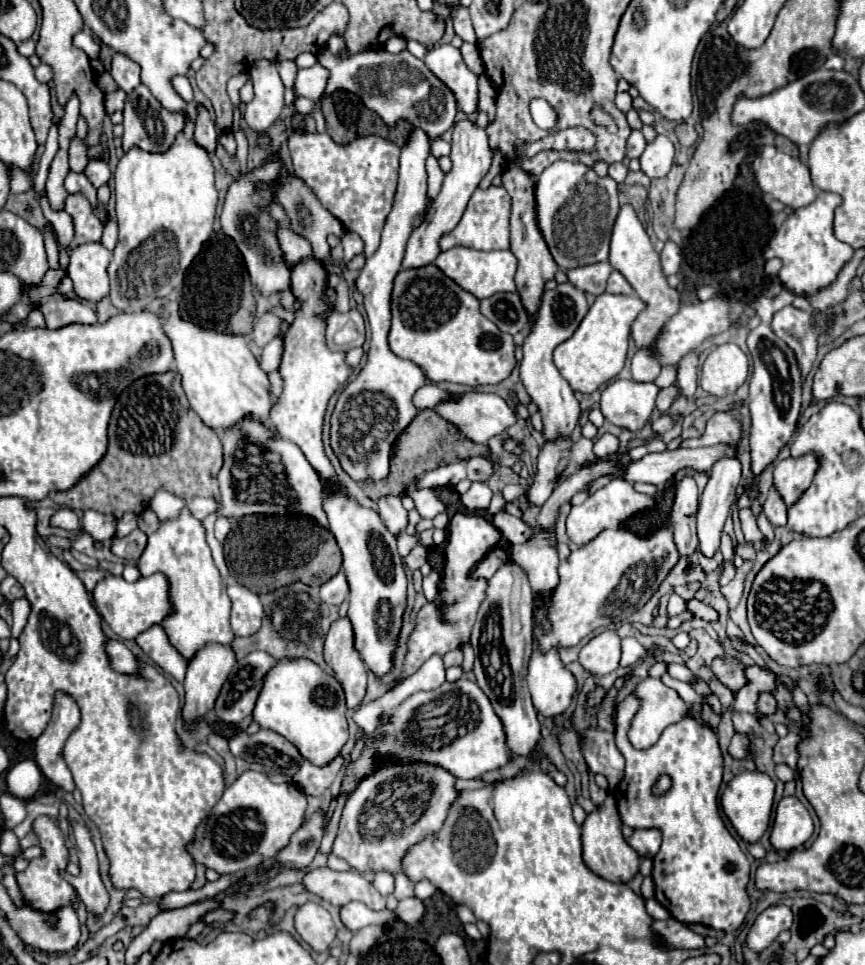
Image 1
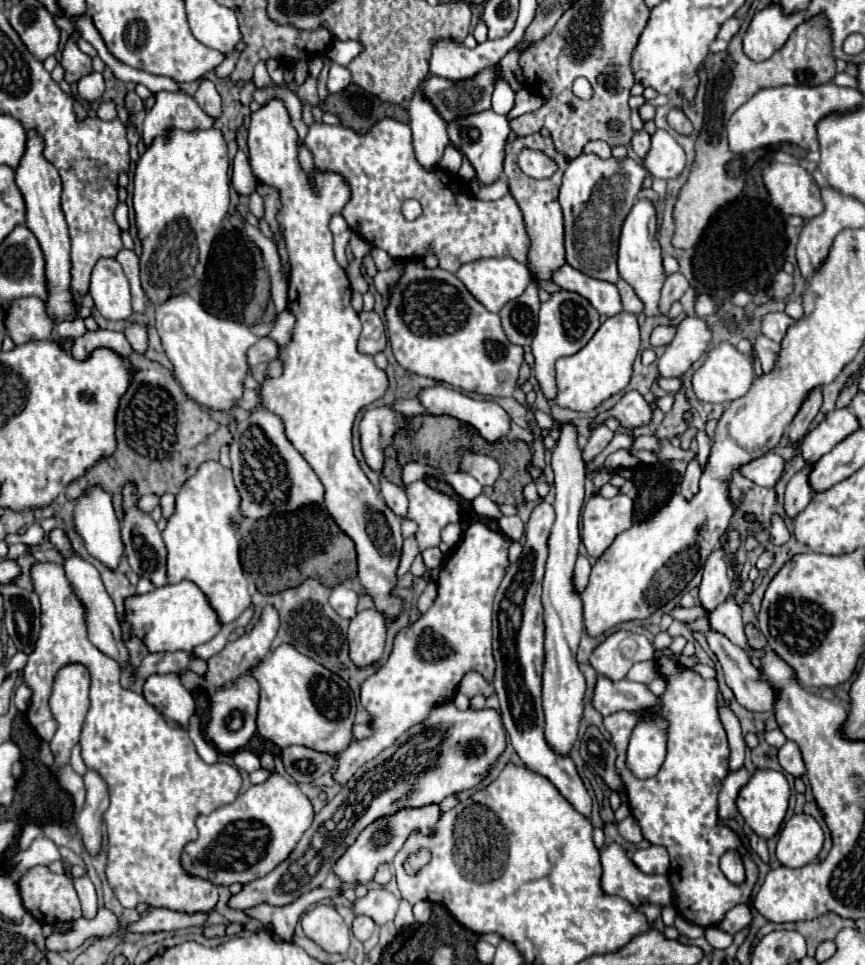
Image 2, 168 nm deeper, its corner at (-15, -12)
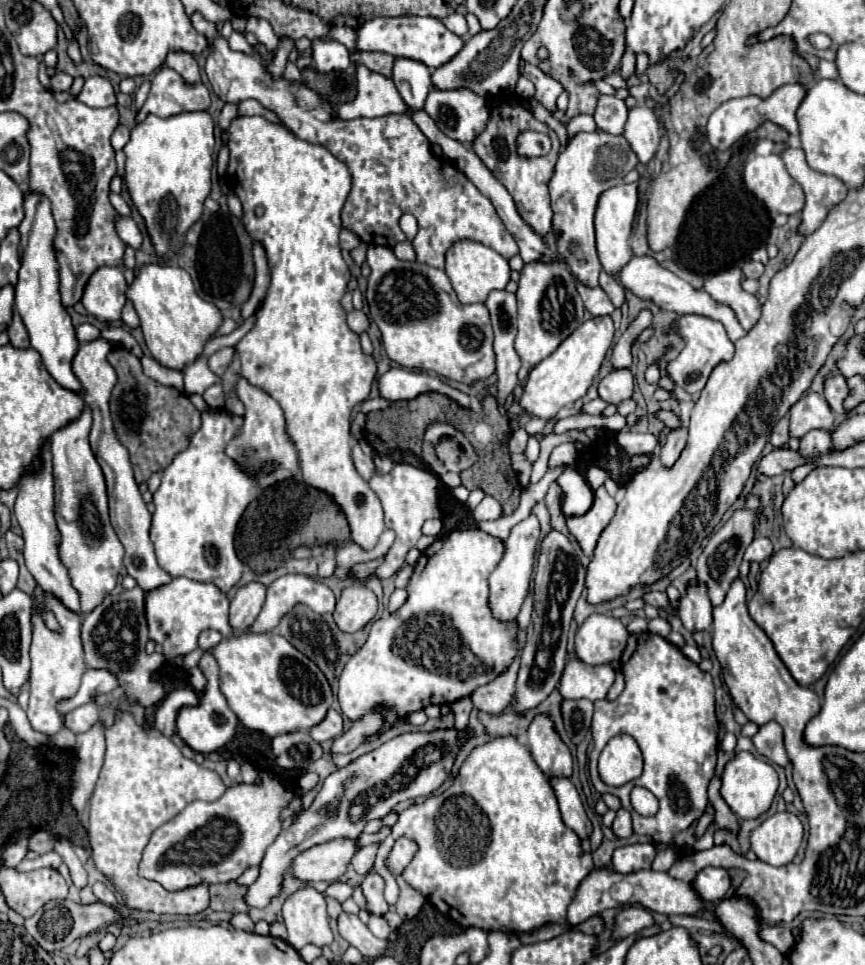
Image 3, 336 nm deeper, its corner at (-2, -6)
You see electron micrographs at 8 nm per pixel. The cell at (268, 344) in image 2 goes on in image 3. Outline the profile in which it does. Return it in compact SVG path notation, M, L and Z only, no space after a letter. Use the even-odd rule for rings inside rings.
M230 347L216 351L216 353L208 359L208 369L210 369L212 373L216 373L218 377L222 377L224 371L226 371L226 367L228 367L228 363L232 361L232 355L234 355L234 349L230 349Z

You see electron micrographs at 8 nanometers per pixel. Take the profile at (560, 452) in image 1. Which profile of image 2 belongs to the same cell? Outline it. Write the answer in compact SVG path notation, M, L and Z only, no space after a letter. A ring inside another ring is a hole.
M541 501L527 523L525 545L517 563L513 563L495 595L493 603L493 659L495 677L493 689L499 697L501 717L511 745L519 759L537 775L547 777L557 791L583 815L591 813L591 797L577 775L575 763L567 755L559 755L545 739L545 717L541 707L541 671L543 671L543 607L541 581L543 565L547 561L547 537L555 521L553 505Z

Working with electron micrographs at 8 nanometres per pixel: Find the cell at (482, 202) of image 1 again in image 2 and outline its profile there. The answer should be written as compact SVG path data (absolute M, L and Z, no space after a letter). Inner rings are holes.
M383 119L379 121L379 125L375 125L375 129L365 135L357 135L355 131L343 129L341 125L311 125L307 133L307 149L313 153L315 169L323 173L337 173L349 185L351 197L343 207L341 215L345 217L351 231L361 235L373 247L387 251L393 259L415 261L425 257L433 247L433 253L439 257L439 267L451 273L457 273L463 263L473 263L489 257L513 257L525 263L529 237L523 225L523 211L513 195L505 195L497 201L481 201L457 175L451 177L443 169L435 169L431 173L425 171L415 159L411 145L411 127L407 123ZM407 199L417 199L423 207L423 213L415 221L407 221L401 213L401 205Z

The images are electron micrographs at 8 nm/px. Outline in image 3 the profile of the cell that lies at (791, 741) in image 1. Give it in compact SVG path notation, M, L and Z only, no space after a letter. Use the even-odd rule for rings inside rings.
M776 721L762 725L758 733L752 737L752 741L756 745L756 751L764 755L768 761L782 765L782 767L788 763L788 755L786 755L784 741L782 741L782 727Z

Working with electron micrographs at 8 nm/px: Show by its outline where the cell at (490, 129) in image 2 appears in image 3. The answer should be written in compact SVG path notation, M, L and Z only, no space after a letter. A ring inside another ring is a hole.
M432 87L428 97L426 97L424 111L434 119L434 123L438 125L438 129L444 135L448 135L450 139L456 139L464 145L470 145L476 139L476 135L482 133L482 127L486 127L486 119L490 117L488 101L480 95L476 95L472 89L466 89L466 87L446 89L446 91Z

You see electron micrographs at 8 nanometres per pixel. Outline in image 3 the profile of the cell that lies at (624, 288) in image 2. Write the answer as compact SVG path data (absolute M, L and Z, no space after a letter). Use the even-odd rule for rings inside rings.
M606 271L600 273L600 287L606 291L606 295L614 303L614 307L620 307L624 303L624 287L610 273L606 273Z

